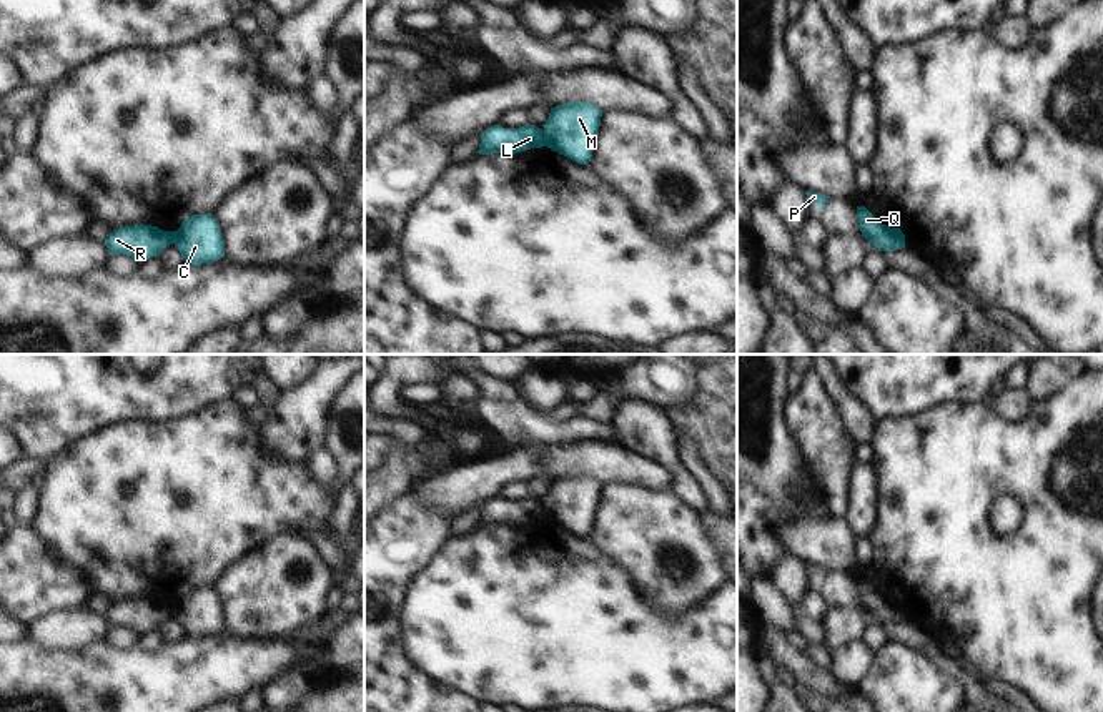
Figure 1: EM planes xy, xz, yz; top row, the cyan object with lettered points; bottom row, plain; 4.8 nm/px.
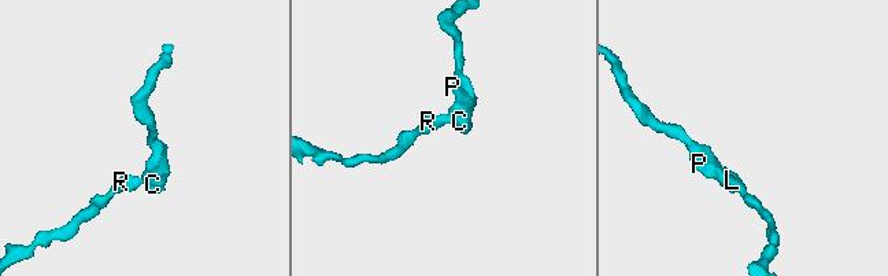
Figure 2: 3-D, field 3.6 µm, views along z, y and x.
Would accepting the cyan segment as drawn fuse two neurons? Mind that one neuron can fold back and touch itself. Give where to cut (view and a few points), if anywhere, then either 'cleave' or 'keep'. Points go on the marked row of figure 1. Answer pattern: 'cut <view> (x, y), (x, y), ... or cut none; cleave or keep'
cut xz (543, 130), (548, 145); cleave

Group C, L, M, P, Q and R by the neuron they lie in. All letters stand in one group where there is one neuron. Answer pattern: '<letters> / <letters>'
C M P Q / L R

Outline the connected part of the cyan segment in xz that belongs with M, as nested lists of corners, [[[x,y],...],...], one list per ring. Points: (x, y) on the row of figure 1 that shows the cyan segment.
[[[569,101],[552,106],[544,125],[547,148],[579,165],[589,165],[601,116],[602,111],[597,105],[589,101]]]

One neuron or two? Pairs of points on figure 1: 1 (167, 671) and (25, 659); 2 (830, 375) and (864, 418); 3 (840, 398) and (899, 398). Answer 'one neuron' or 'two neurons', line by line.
1: one neuron
2: one neuron
3: two neurons

